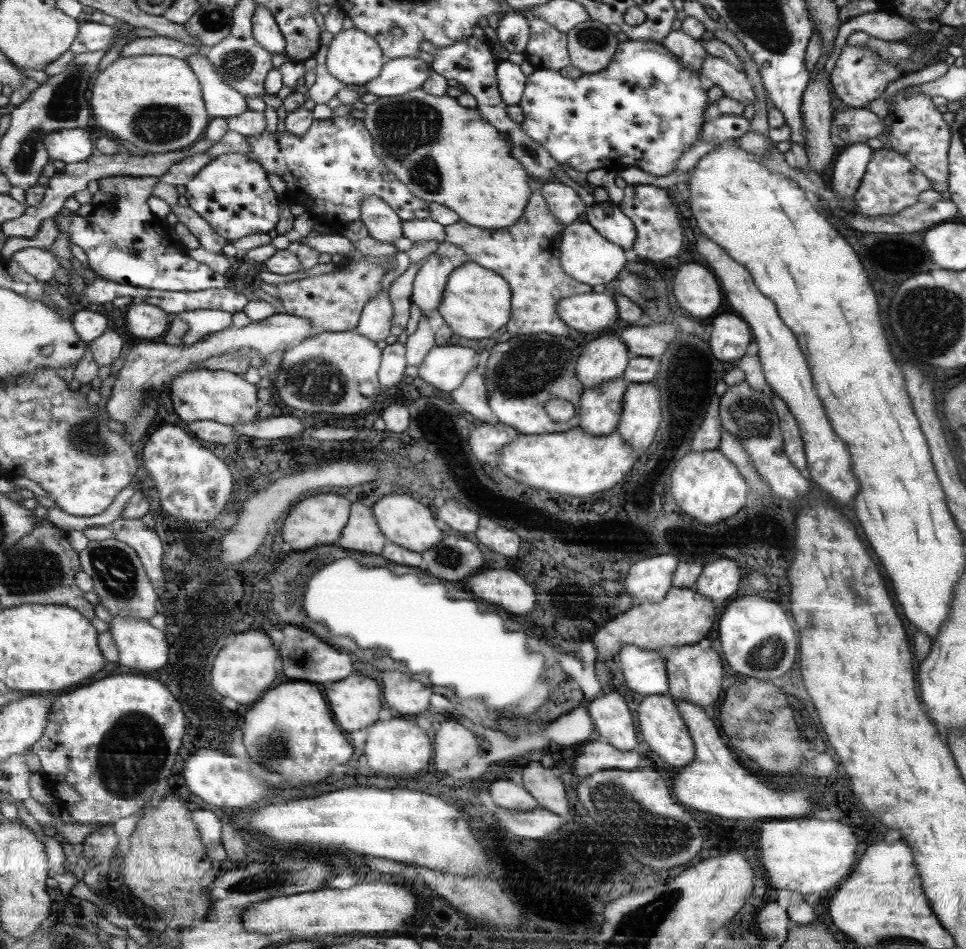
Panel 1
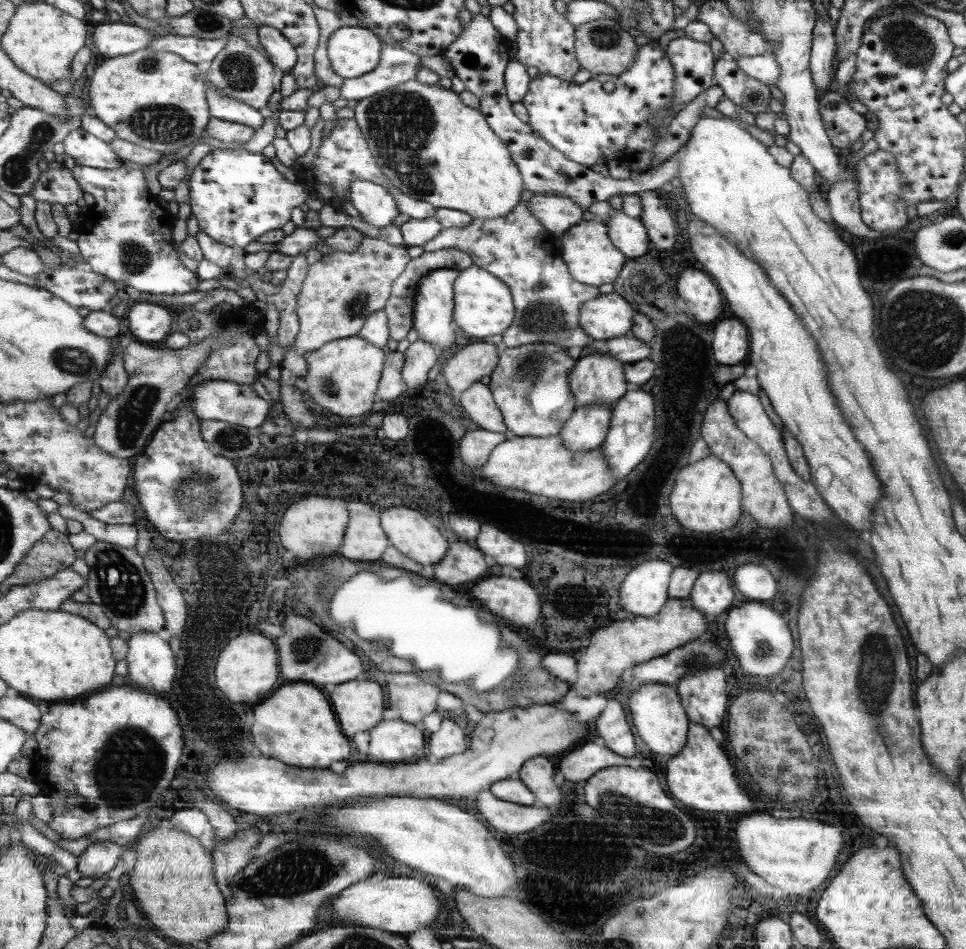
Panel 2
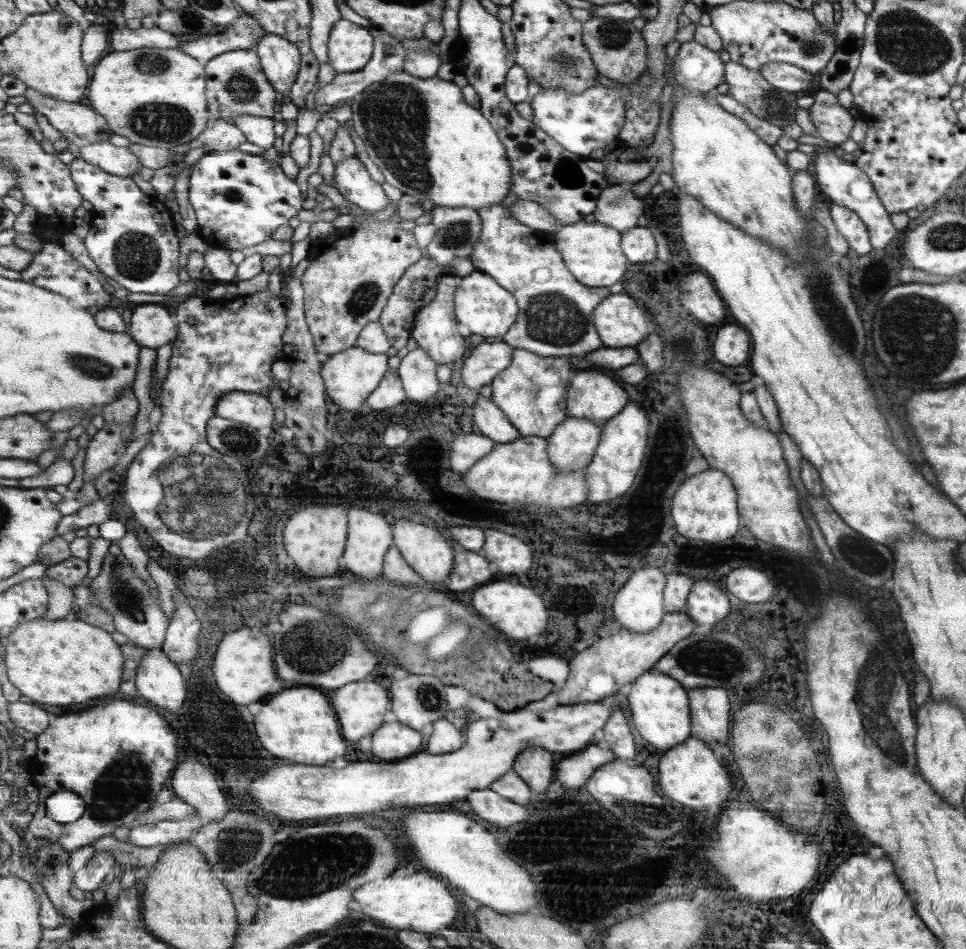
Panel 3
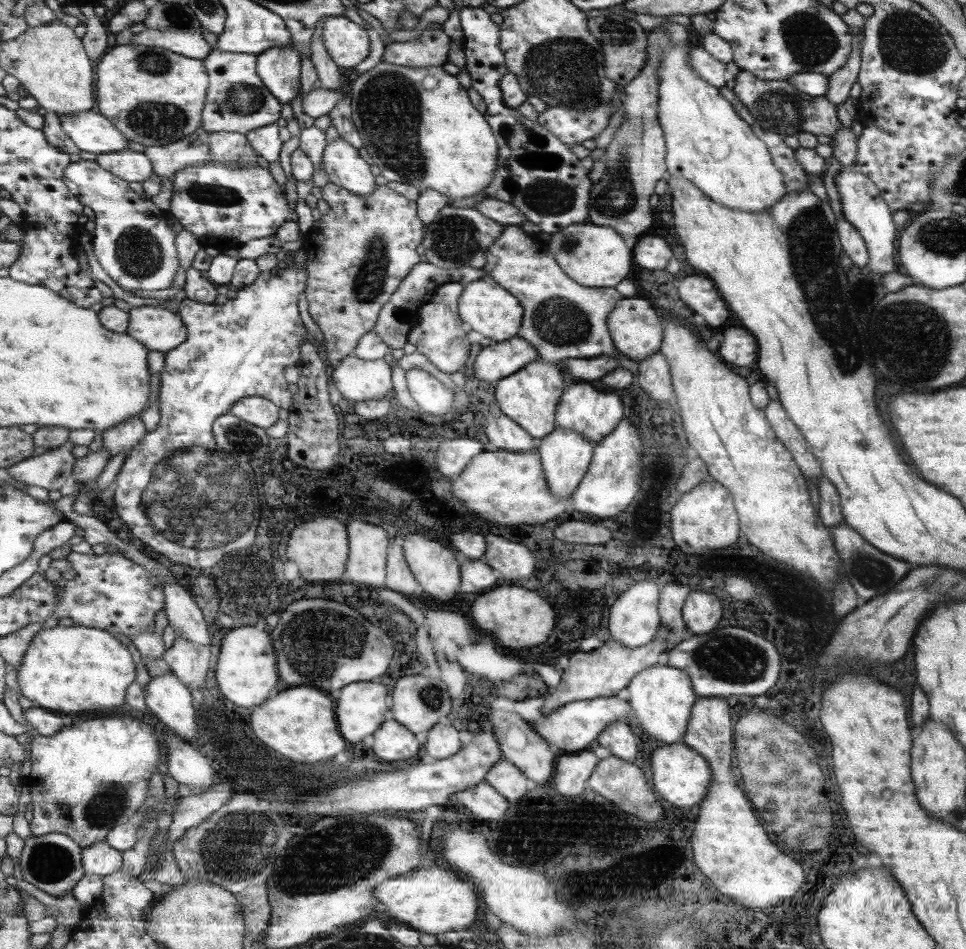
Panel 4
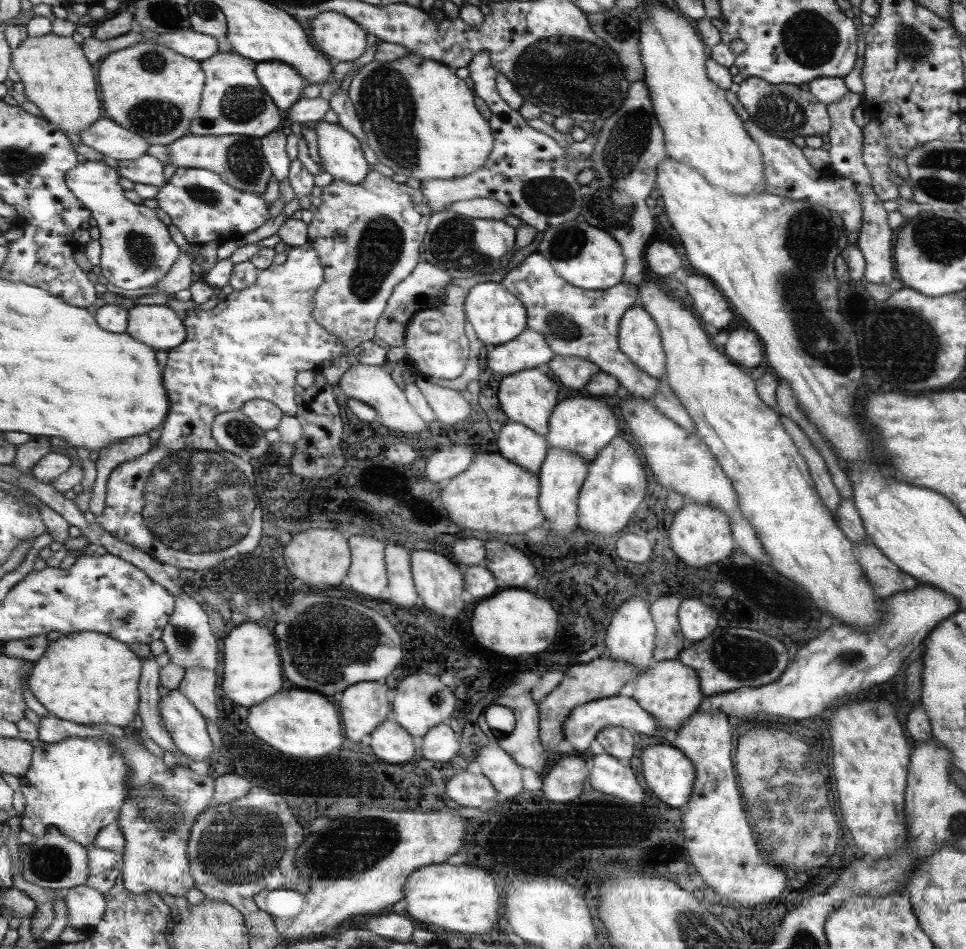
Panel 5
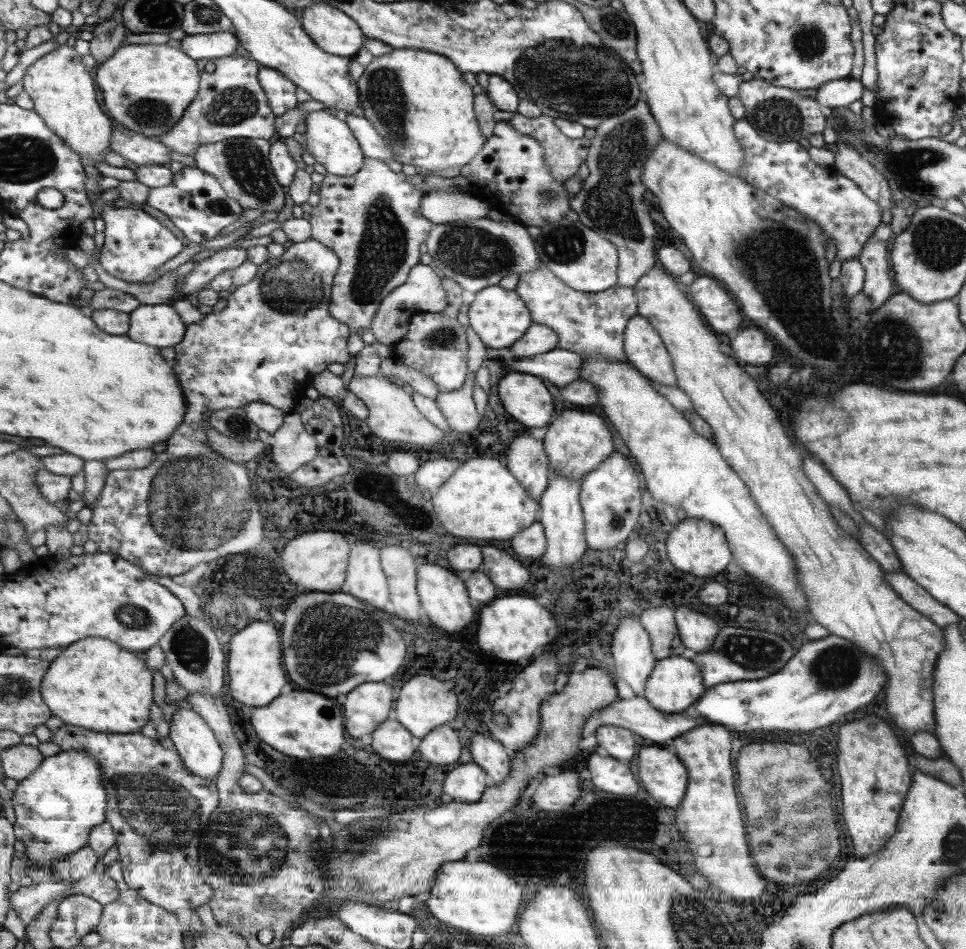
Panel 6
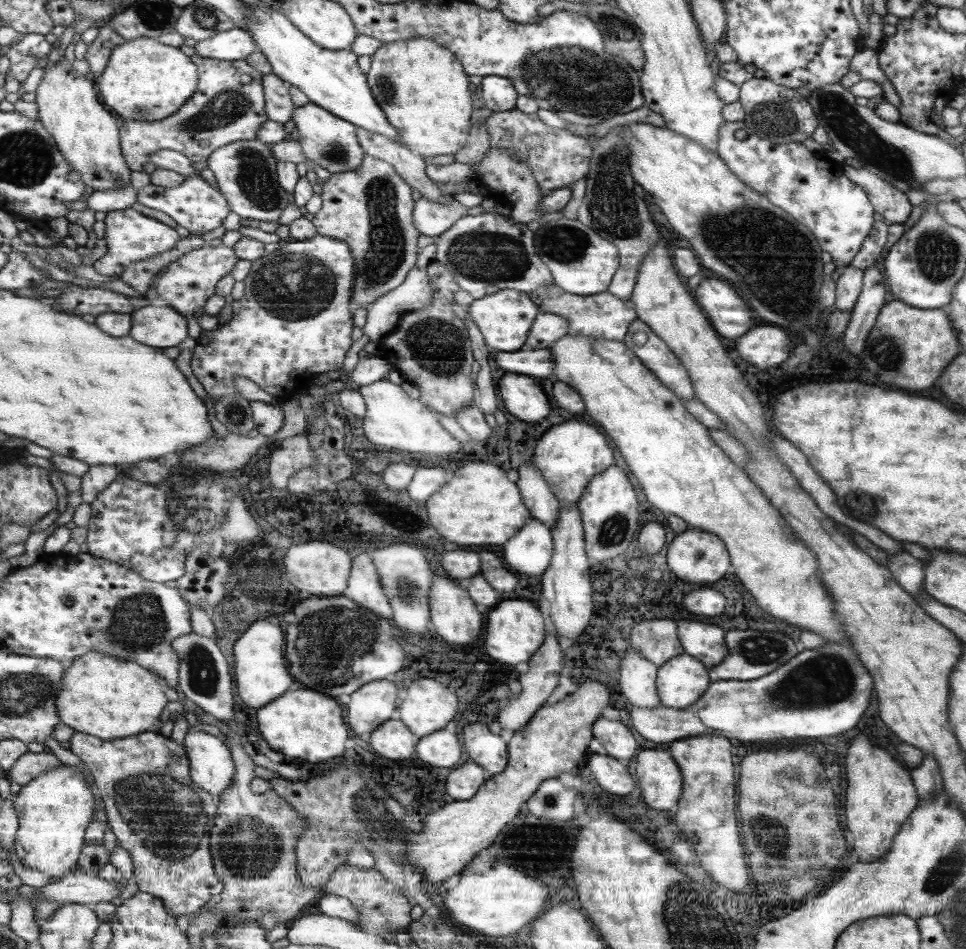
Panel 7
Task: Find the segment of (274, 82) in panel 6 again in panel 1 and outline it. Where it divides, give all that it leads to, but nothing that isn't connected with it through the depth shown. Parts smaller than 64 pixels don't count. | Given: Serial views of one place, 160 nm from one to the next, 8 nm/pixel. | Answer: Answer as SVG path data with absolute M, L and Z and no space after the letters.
M265 6L256 7L253 25L254 38L263 48L272 53L285 55L287 40L269 8L265 8Z

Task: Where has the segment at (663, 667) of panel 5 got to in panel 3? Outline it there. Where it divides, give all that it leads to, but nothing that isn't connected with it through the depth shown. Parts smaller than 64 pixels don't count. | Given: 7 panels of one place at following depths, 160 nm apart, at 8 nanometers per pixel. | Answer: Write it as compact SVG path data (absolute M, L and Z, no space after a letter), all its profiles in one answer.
M650 669L631 683L627 701L631 722L641 738L653 748L670 750L690 738L690 707L686 689L662 672Z

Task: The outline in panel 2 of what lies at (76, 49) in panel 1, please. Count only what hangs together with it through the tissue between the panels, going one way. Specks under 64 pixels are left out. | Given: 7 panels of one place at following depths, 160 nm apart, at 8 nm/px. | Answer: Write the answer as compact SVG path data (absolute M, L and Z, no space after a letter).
M116 21L92 25L92 50L107 59L127 56L151 46L155 38L145 28Z

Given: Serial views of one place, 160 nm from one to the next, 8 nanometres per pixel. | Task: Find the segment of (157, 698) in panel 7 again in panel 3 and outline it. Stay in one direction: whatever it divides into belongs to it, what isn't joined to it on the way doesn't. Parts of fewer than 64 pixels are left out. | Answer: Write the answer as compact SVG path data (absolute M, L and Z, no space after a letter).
M78 618L31 620L31 622L19 624L19 628L15 628L11 636L5 638L3 645L9 681L32 702L43 702L51 706L69 706L69 704L83 704L85 700L109 698L119 692L126 659L121 652L121 645L111 638L111 633L97 625Z

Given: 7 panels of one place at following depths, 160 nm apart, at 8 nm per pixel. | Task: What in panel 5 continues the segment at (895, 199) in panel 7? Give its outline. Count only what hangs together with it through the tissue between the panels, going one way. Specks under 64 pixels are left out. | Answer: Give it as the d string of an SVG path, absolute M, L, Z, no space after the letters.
M847 91L839 100L826 105L826 111L830 117L830 131L829 137L829 150L828 155L830 158L828 169L839 173L841 177L851 180L854 183L861 183L870 186L870 174L867 172L862 159L862 129L853 123L851 112L855 106L859 106L863 102L861 96Z

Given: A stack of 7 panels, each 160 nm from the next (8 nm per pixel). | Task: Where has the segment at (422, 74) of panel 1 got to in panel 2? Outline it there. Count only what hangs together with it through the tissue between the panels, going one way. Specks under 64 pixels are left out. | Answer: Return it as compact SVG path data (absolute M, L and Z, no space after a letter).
M382 43L382 60L379 67L360 78L344 80L340 88L341 97L361 101L384 94L393 86L414 80L419 66L420 60L415 54Z

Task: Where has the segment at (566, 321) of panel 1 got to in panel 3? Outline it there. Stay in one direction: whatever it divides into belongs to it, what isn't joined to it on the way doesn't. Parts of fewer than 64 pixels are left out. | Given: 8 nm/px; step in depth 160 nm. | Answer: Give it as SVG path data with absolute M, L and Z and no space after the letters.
M625 292L609 293L593 310L601 347L633 347L649 334L643 308Z

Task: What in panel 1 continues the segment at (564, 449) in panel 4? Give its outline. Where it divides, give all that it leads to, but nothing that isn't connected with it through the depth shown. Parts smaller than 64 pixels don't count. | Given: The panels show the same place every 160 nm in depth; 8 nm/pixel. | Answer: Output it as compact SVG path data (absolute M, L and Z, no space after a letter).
M617 377L582 390L576 406L577 427L593 436L608 435L618 427L627 381Z

